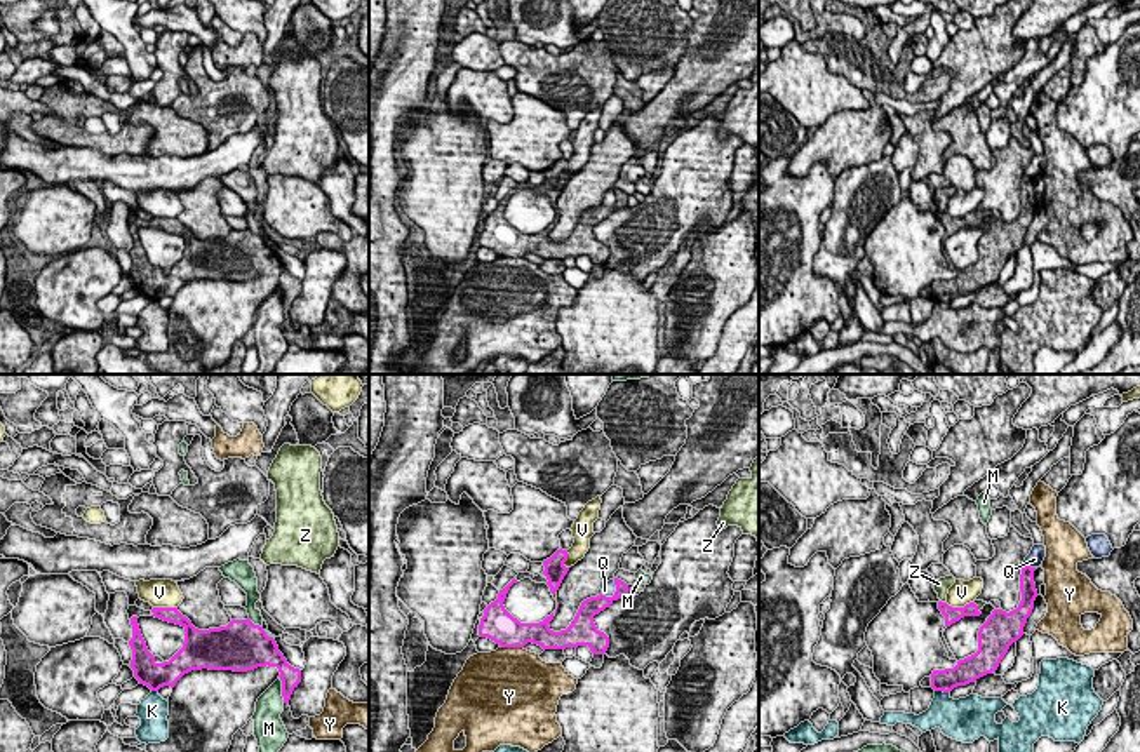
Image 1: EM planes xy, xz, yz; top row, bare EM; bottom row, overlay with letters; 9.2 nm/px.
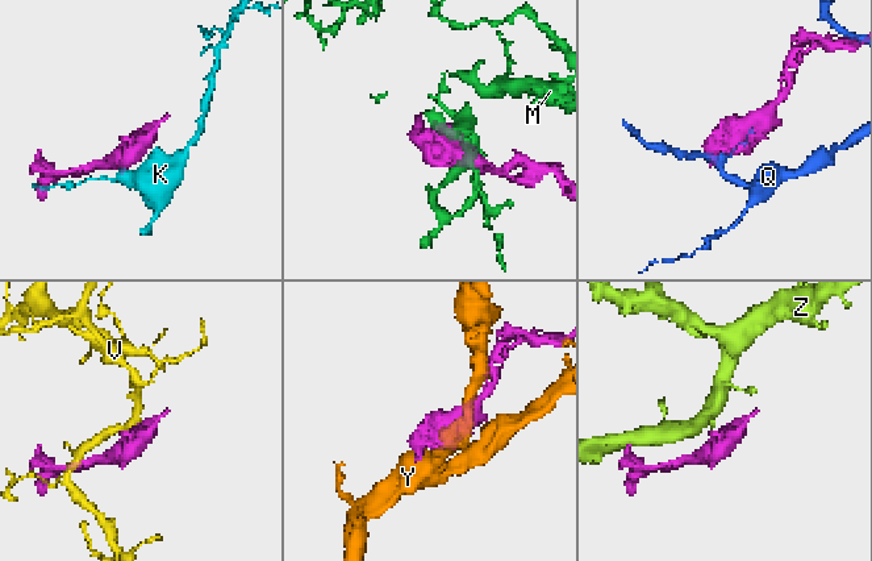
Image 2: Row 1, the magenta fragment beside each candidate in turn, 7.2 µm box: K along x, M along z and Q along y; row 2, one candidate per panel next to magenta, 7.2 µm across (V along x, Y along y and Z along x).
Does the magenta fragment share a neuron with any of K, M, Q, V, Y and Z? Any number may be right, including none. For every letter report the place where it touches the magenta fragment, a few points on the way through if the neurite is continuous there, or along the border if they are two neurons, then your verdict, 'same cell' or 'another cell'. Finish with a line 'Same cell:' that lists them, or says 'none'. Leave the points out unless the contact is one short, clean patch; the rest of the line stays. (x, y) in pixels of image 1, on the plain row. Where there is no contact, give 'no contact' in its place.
K: yz (942, 300) | another cell
M: xy (282, 300) | another cell
Q: xz (615, 202) | another cell
V: yz (959, 218) | another cell
Y: xz (512, 256) | another cell
Z: yz (940, 211) | along yz (940, 209), (944, 213) | another cell
Same cell: none

